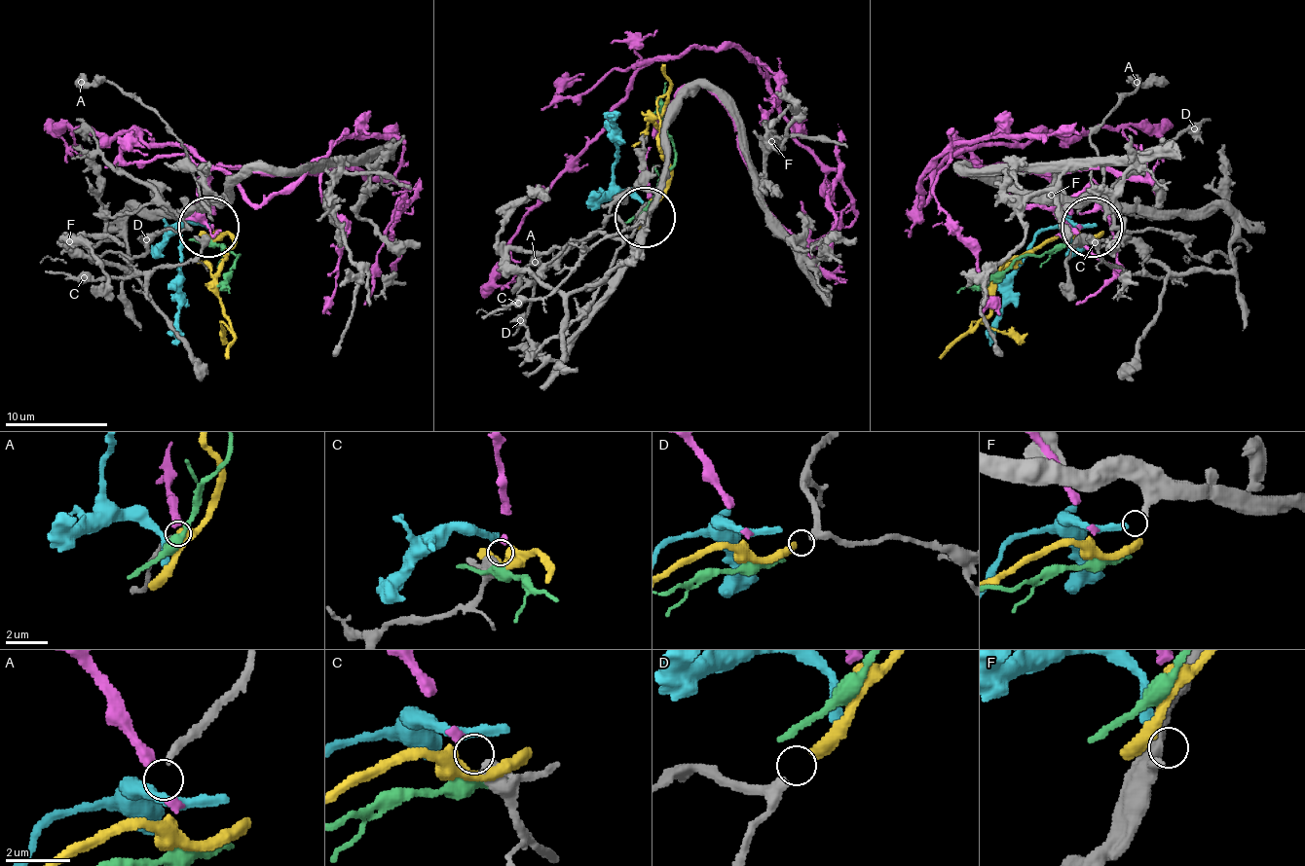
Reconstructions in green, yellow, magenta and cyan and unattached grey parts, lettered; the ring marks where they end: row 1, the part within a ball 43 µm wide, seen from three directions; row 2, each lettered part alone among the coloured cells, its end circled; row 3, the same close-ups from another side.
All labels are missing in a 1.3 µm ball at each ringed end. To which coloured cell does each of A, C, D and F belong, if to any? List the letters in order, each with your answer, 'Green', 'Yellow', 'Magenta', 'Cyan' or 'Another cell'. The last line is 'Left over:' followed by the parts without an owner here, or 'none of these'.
A: Another cell
C: Magenta
D: Yellow
F: Cyan
Left over: A

